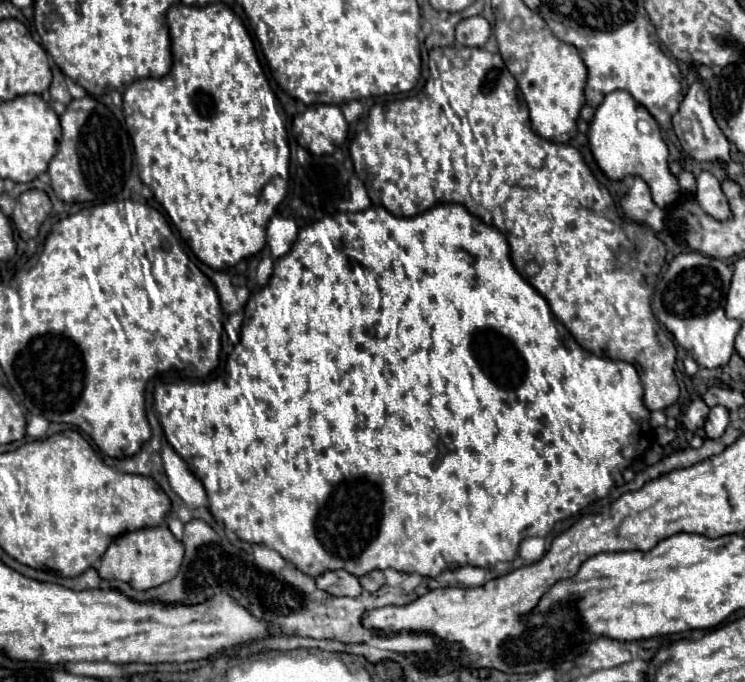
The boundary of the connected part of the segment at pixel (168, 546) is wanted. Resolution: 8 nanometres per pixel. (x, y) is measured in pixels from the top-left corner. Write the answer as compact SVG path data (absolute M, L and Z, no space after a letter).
M167 525L137 529L137 531L119 535L107 547L105 555L101 557L99 577L109 581L125 581L131 587L143 591L173 579L181 567L181 559L183 559L183 543L175 539L175 535L169 531Z

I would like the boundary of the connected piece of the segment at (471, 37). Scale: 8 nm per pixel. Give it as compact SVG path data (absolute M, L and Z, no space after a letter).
M475 15L457 23L457 45L463 47L483 47L491 33L491 25L485 17Z

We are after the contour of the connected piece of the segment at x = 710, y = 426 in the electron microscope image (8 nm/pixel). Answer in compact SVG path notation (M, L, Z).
M721 405L713 407L709 411L709 415L707 415L707 421L705 421L705 433L707 433L707 437L709 439L721 437L725 427L727 427L727 423L729 423L729 411L725 407L721 407Z

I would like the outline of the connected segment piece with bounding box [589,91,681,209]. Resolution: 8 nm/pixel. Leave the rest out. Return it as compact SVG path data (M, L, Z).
M627 91L605 95L603 103L595 109L593 121L589 123L589 147L597 165L609 179L621 181L627 175L641 177L649 185L653 201L661 209L679 197L681 189L677 177L669 171L669 151L659 133L659 125L655 123L655 117Z

